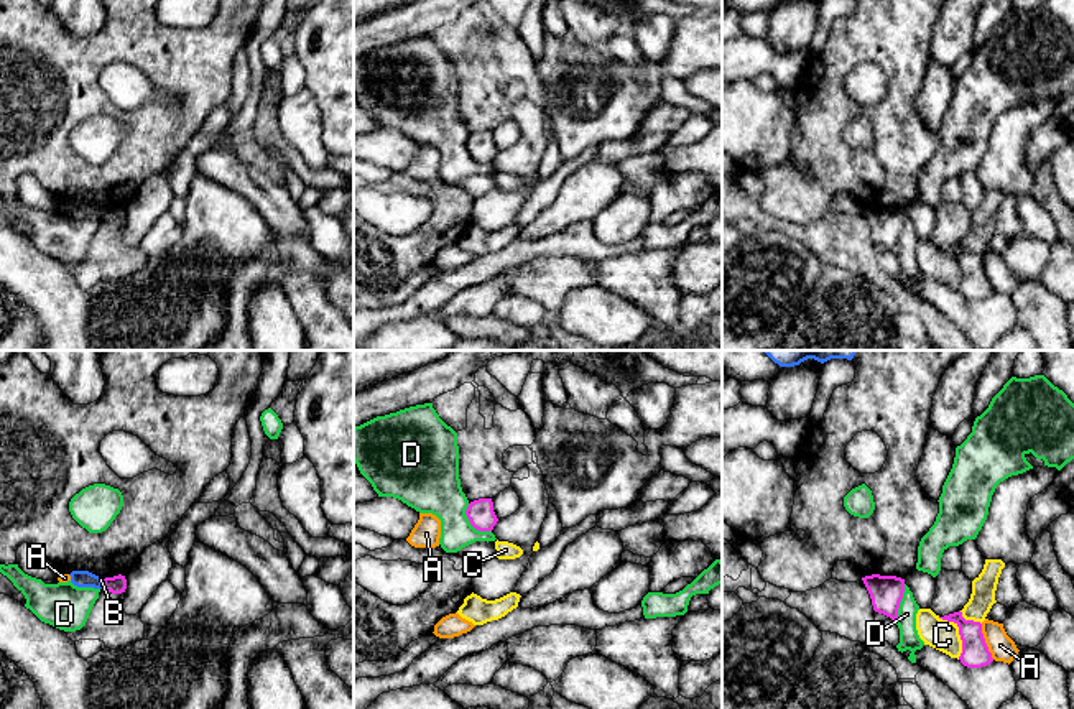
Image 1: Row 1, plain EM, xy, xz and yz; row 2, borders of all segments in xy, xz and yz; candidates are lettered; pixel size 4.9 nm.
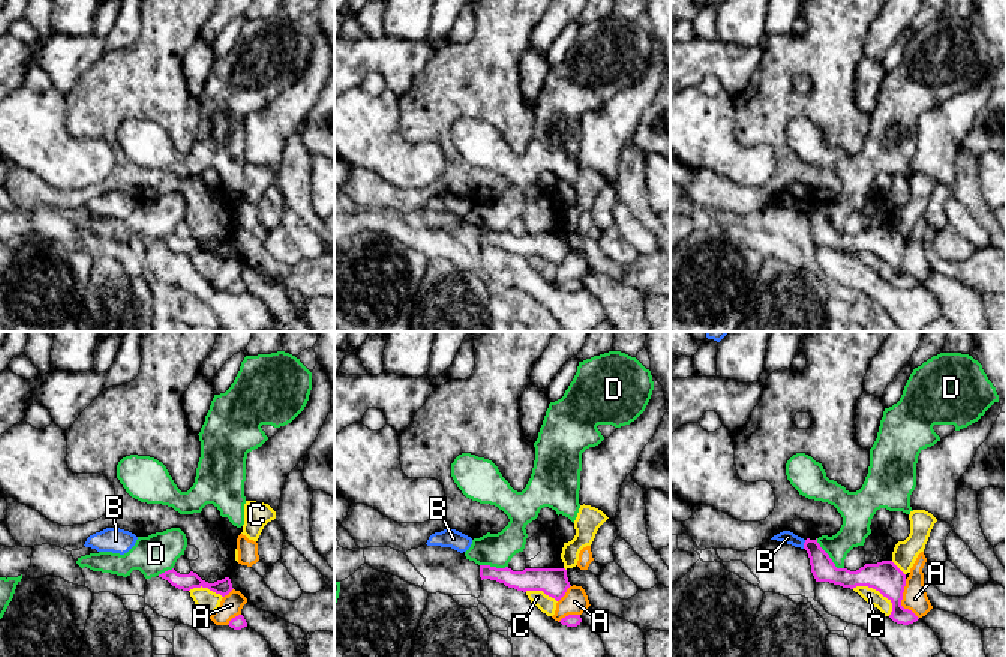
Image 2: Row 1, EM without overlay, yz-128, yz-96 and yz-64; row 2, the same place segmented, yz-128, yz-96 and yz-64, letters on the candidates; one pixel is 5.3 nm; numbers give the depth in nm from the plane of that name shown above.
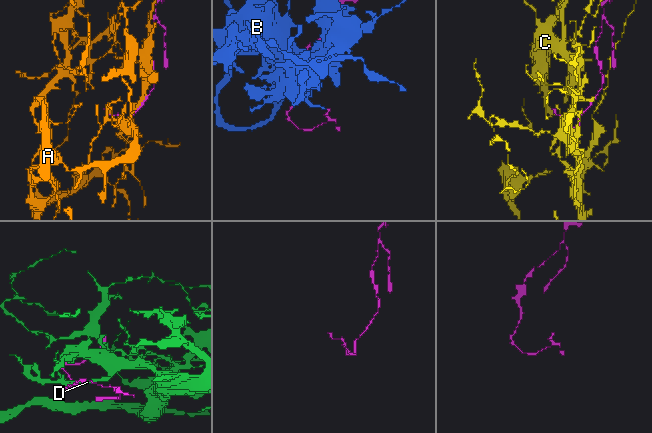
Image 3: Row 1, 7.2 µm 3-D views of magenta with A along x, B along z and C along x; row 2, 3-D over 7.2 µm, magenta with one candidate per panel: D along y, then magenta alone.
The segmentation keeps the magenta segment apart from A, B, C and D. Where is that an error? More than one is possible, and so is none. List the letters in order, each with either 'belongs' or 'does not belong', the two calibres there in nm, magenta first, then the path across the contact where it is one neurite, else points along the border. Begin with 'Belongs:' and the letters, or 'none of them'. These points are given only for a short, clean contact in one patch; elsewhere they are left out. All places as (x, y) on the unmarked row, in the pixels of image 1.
Belongs: none of them
A: does not belong | 130/120 nm
B: does not belong | 90/80 nm | along xy (104, 211), (101, 219)
C: does not belong | 130/150 nm
D: does not belong | 130/260 nm

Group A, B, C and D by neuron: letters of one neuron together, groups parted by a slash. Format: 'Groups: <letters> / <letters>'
Groups: A / B / C / D

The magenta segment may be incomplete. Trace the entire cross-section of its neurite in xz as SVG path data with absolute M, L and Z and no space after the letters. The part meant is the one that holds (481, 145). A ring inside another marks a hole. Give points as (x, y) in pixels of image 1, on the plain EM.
M479 130L469 135L465 146L479 163L492 163L498 150L493 143L492 130Z

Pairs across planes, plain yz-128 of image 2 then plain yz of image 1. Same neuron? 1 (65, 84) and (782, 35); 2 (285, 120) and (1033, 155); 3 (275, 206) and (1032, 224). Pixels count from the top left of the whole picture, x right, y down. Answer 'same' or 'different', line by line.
1: different
2: different
3: different

